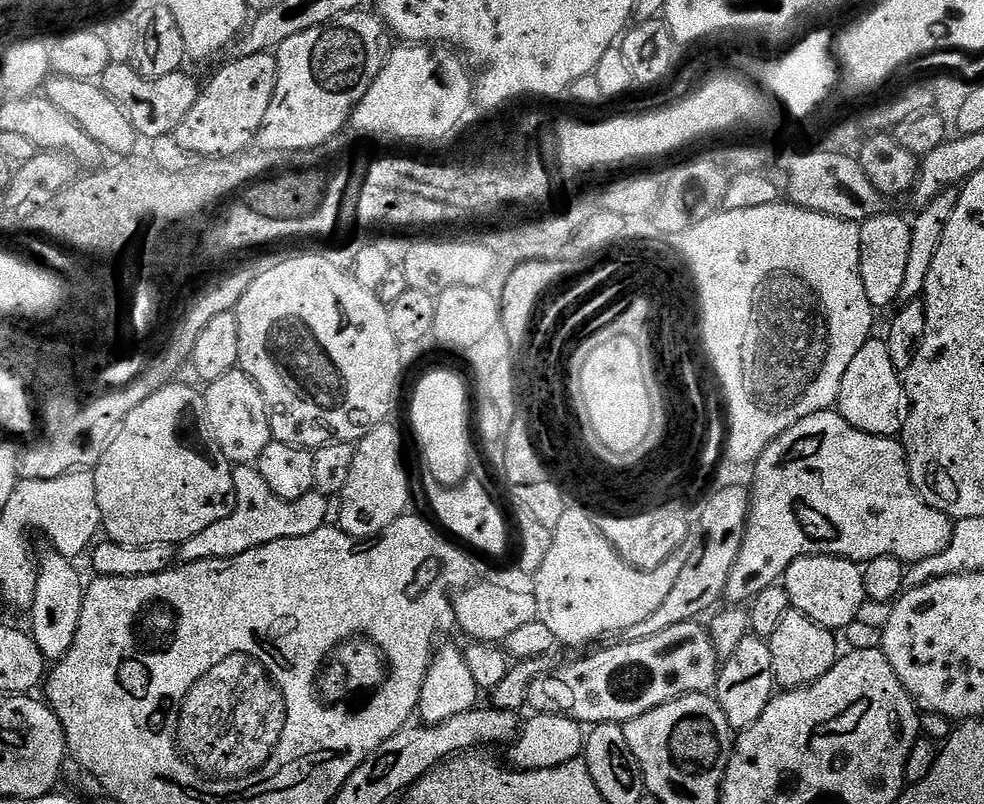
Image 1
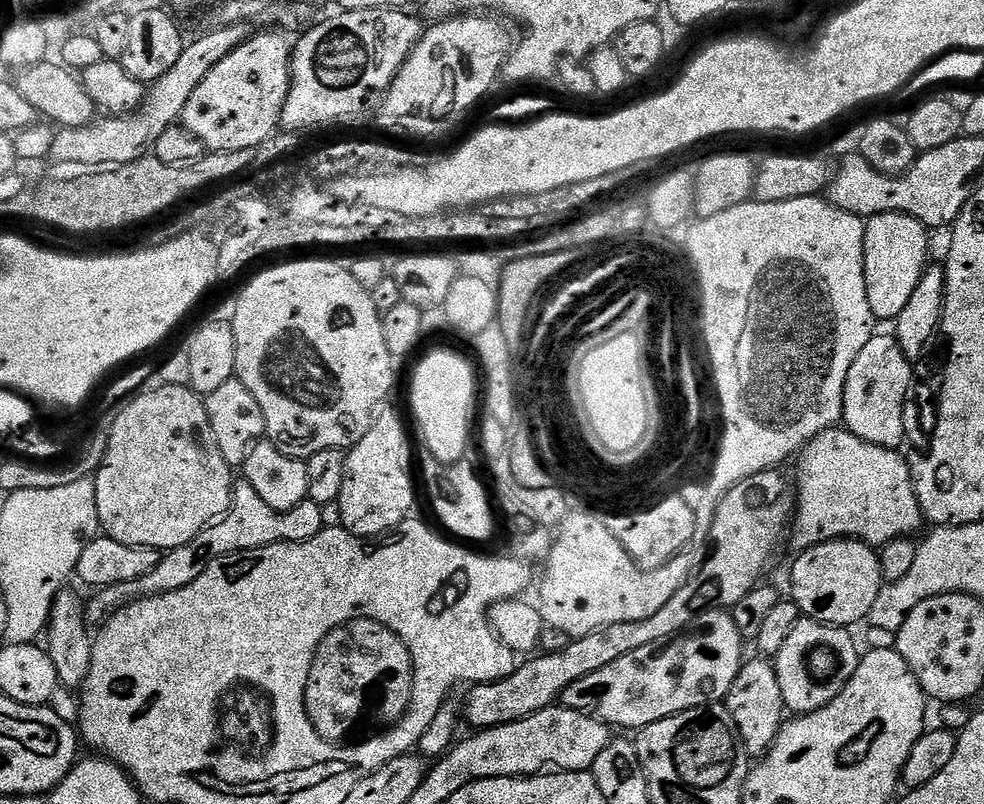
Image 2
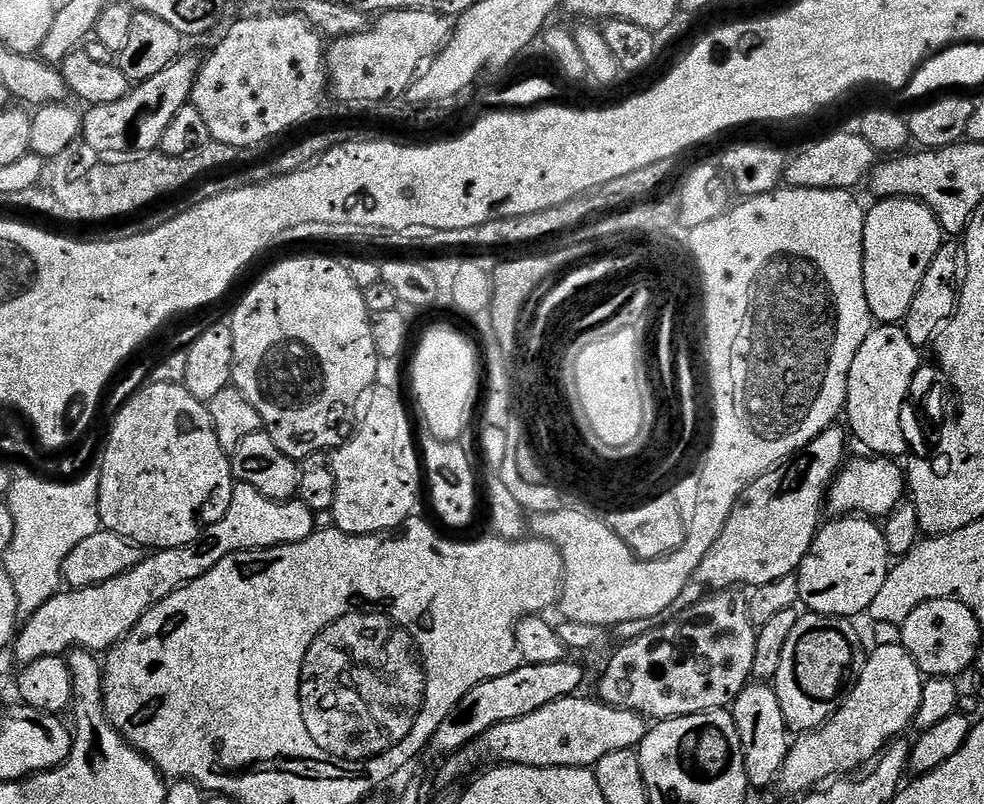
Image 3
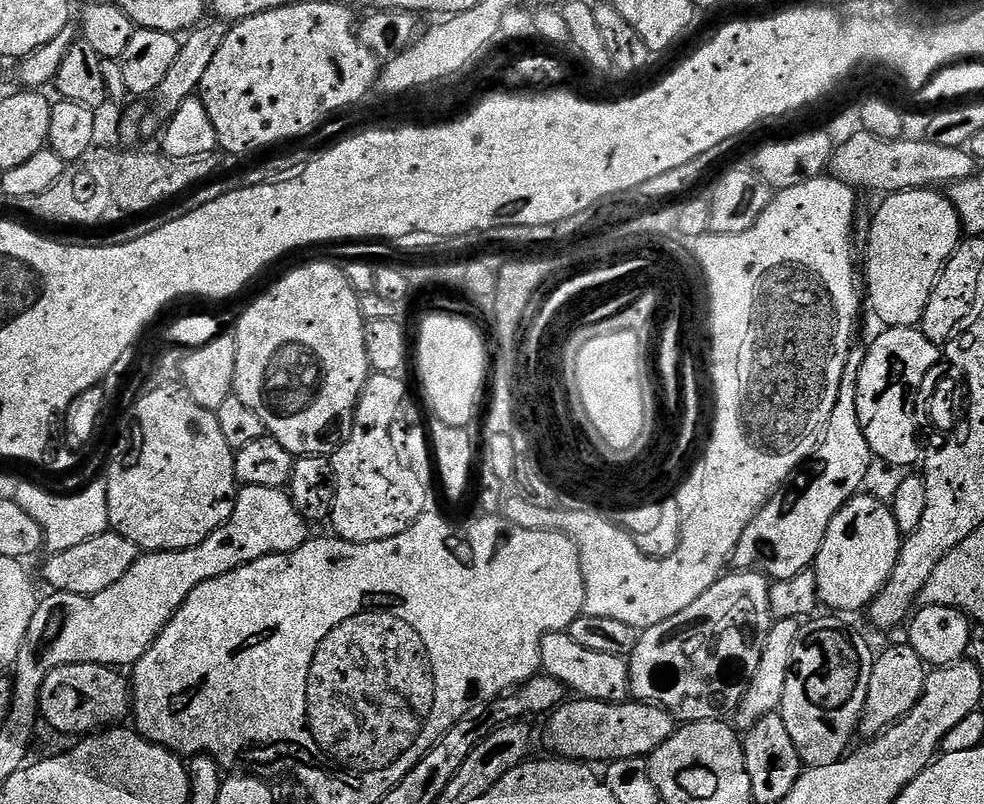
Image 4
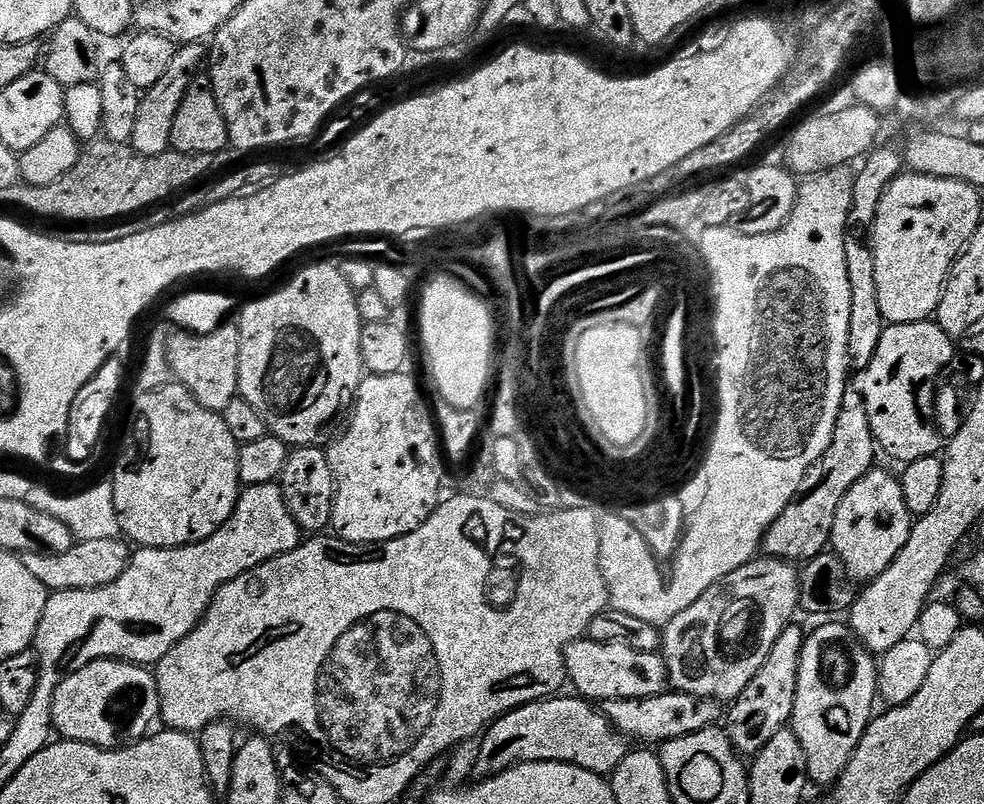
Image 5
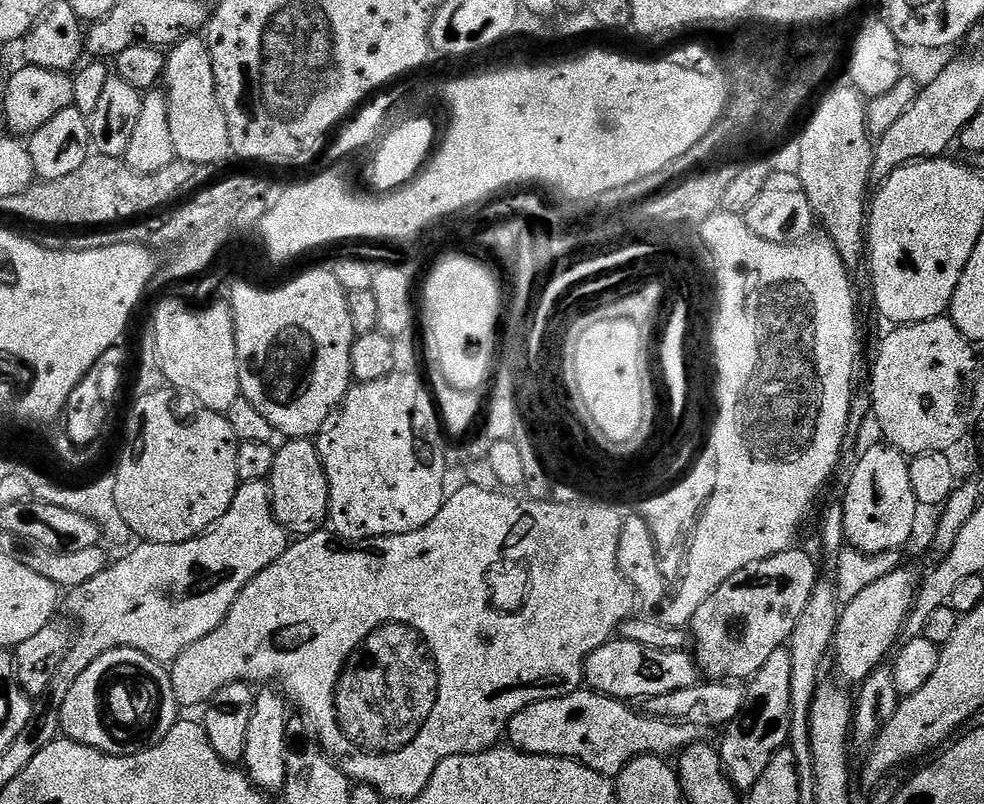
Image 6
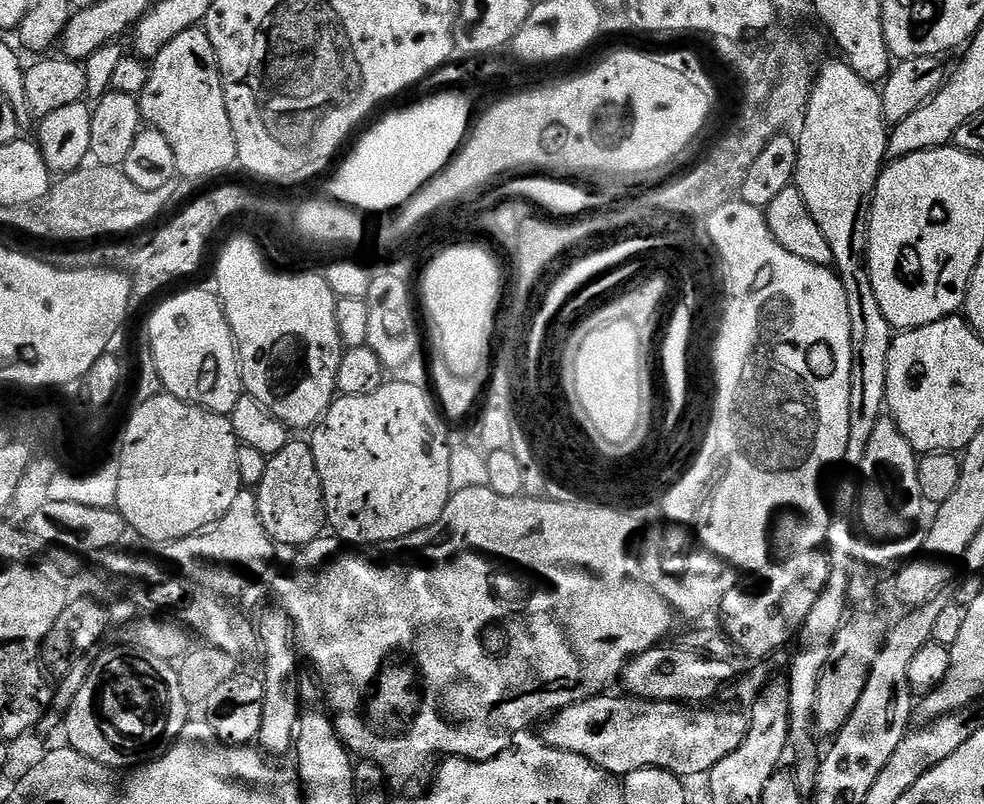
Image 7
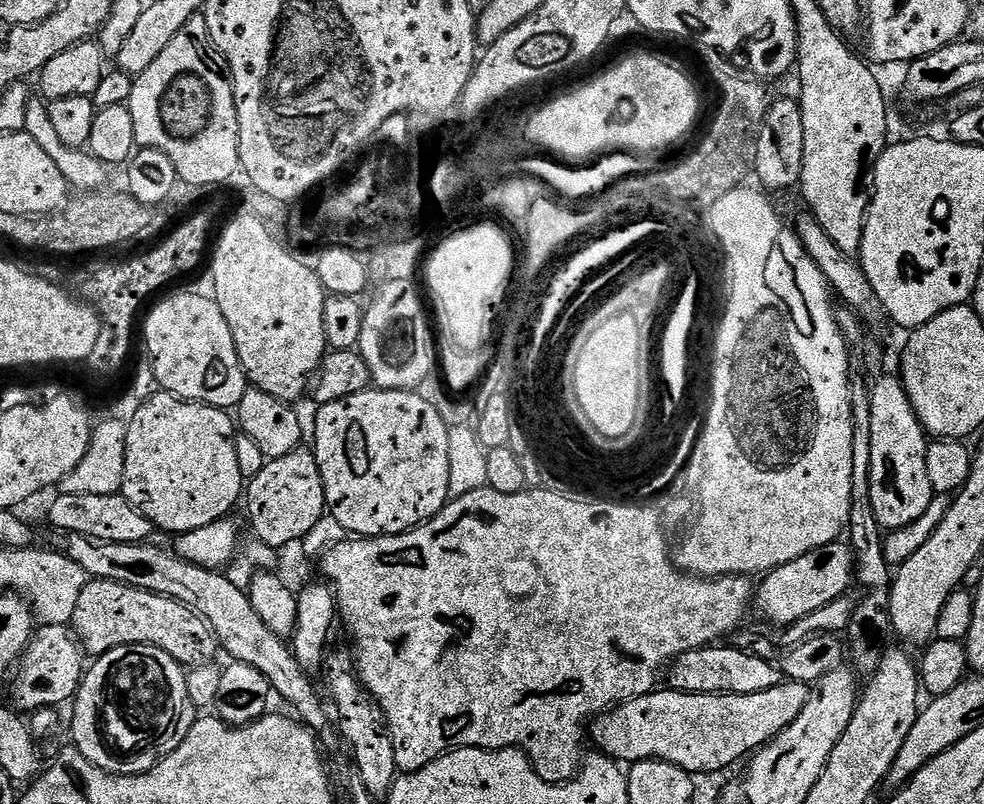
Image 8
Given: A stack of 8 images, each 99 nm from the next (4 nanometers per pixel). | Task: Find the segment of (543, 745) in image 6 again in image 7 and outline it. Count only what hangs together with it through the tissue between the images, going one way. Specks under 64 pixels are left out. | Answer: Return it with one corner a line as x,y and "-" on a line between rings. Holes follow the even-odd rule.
601,694
579,700
543,721
542,739
550,748
559,752
573,752
590,762
594,762
611,776
623,778
634,770
661,768
673,772
675,776
703,777
714,765
721,762
747,737
749,717
732,708
708,708
712,706
693,706
688,702
674,700
641,700
631,694

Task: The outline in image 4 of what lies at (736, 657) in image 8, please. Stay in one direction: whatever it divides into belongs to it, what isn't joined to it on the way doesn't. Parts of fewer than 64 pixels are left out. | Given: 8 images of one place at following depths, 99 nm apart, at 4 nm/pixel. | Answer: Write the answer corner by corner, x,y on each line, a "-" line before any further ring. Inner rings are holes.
567,631
548,632
540,643
540,667
561,684
572,688
577,697
586,700
620,702
629,695
628,662
623,655
614,652
590,650
568,635

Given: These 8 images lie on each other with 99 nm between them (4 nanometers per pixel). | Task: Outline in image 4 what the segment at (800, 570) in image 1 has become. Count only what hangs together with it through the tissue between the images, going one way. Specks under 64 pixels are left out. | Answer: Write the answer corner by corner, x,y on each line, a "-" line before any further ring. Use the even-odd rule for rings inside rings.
857,494
842,505
822,538
814,571
819,603
840,612
856,612
868,605
892,577
900,557
902,533
891,507
872,496

